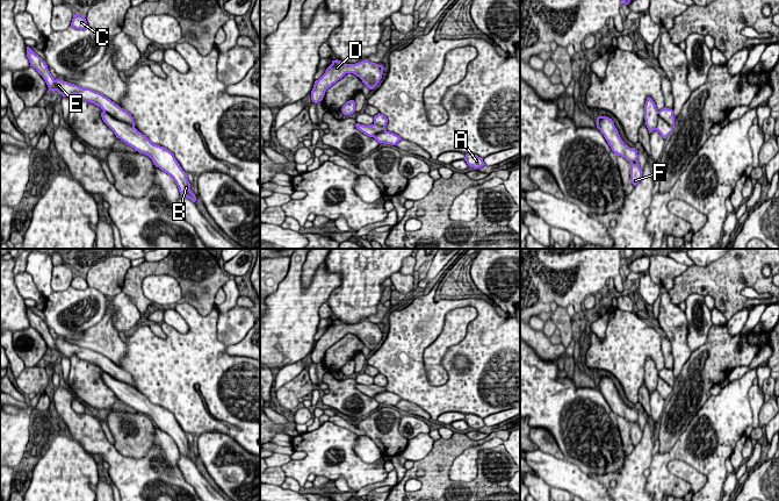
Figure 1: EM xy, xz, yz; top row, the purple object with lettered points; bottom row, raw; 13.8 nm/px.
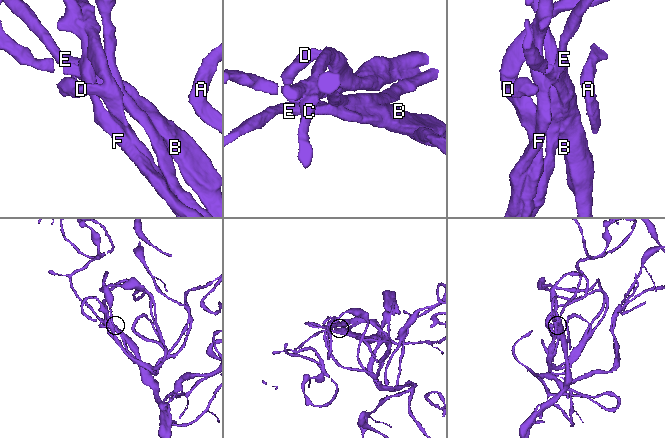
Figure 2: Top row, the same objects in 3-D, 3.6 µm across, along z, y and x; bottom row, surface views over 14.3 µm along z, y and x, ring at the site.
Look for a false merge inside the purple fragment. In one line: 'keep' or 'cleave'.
keep

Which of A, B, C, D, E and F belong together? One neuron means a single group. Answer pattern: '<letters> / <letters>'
A B C D E F

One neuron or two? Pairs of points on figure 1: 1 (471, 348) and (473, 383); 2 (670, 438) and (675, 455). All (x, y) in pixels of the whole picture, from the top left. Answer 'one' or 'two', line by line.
1: one
2: two

